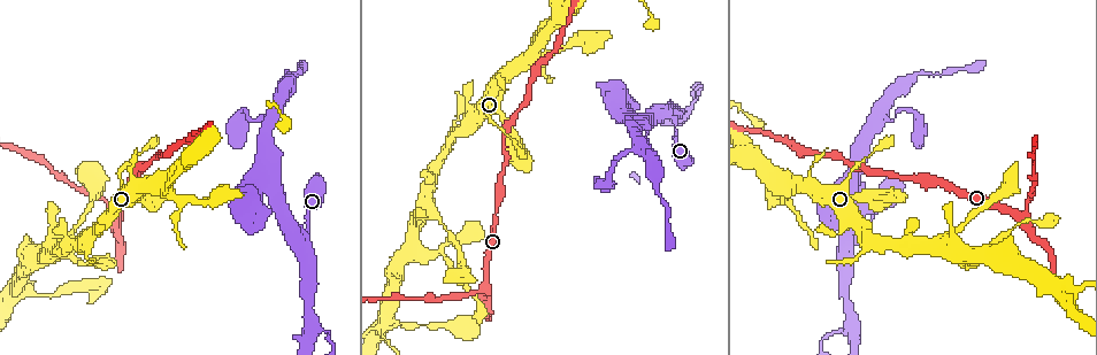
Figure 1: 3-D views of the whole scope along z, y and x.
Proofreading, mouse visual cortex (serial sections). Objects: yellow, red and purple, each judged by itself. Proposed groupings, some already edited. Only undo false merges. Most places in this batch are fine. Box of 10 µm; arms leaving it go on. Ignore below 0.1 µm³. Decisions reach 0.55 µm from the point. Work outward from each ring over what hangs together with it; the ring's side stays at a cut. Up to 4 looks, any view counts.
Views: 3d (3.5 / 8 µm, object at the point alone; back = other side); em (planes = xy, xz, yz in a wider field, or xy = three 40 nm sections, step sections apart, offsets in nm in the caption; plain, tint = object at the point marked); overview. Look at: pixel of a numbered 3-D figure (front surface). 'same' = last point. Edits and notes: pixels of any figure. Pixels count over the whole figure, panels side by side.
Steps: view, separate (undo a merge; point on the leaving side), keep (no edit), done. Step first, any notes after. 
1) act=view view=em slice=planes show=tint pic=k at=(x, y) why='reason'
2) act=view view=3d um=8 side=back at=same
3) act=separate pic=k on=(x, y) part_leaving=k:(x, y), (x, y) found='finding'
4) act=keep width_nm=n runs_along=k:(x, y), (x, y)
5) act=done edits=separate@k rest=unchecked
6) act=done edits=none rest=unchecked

act=view view=3d um=3.5 pic=1 at=(117, 217) why='abrupt turn'

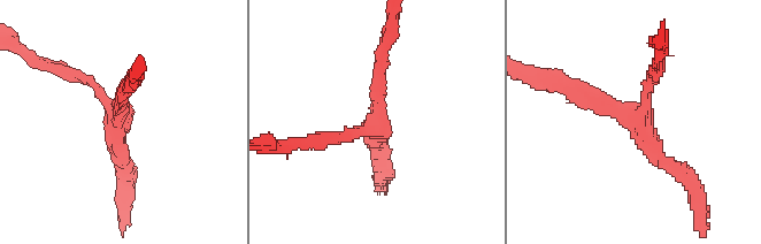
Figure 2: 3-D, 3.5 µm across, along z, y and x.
act=view view=em slice=xy step=3 show=tint pic=2 at=(113, 117)

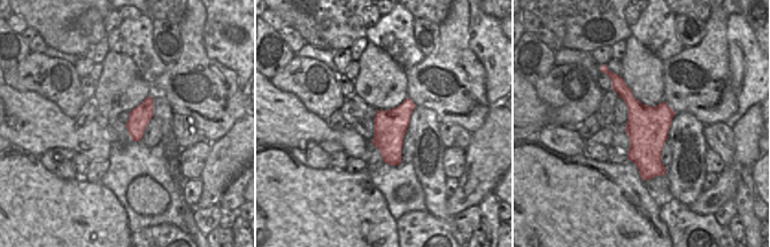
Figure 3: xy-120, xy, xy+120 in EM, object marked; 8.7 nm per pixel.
act=keep found='one cell here'

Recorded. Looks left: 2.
act=view view=3d um=3.5 pic=1 at=(986, 256) why='a fork'

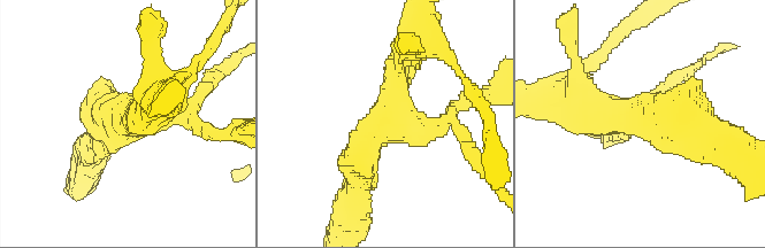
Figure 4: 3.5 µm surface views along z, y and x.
act=view view=em slice=xy step=5 show=tint pic=4 at=(641, 118) arms=3 arm_widths_nm=200,400,500

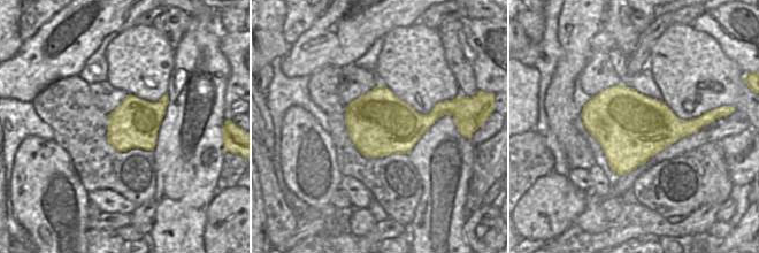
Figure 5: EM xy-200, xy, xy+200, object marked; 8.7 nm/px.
act=keep runs_along=4:(412, 45), (359, 177) found='all the same cell'

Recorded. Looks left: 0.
act=done edits=none rest=unchecked

